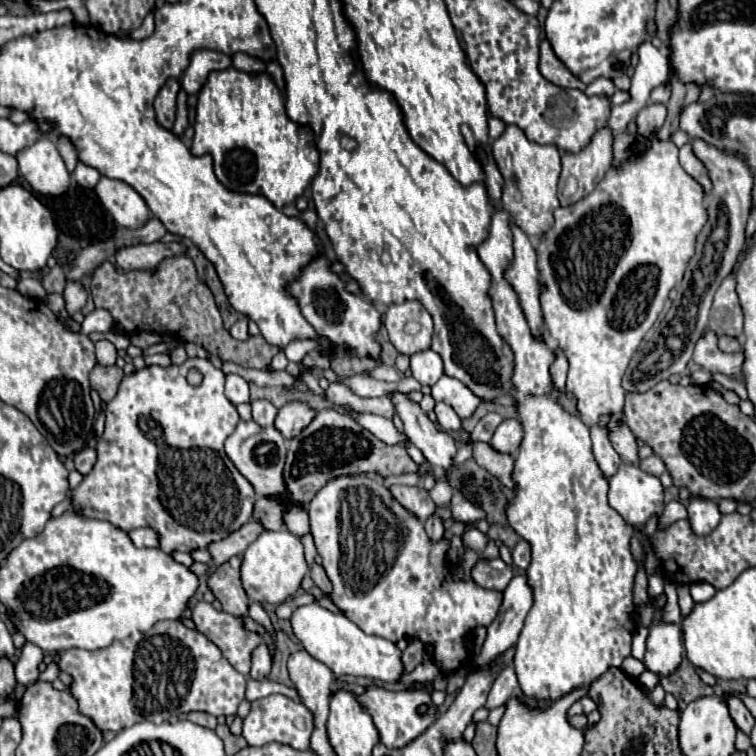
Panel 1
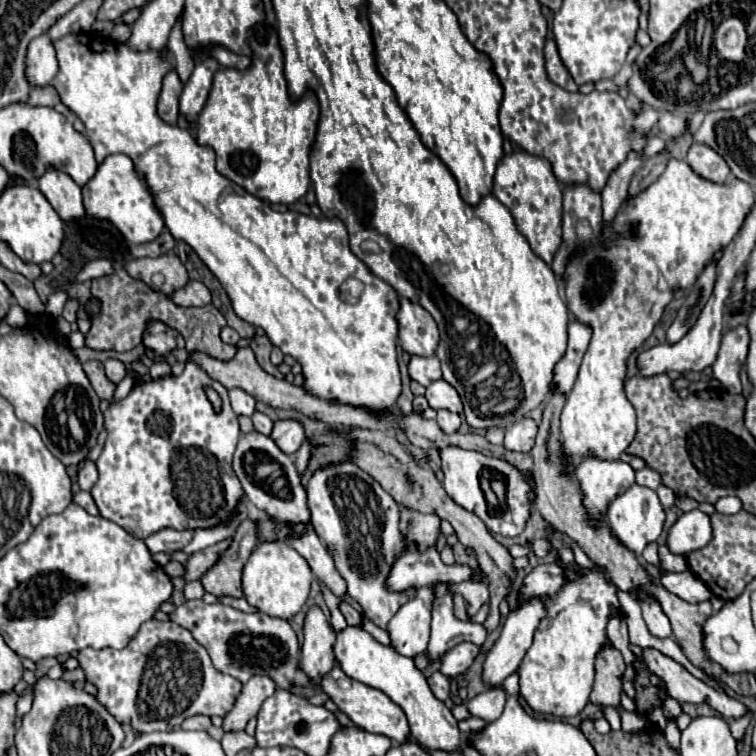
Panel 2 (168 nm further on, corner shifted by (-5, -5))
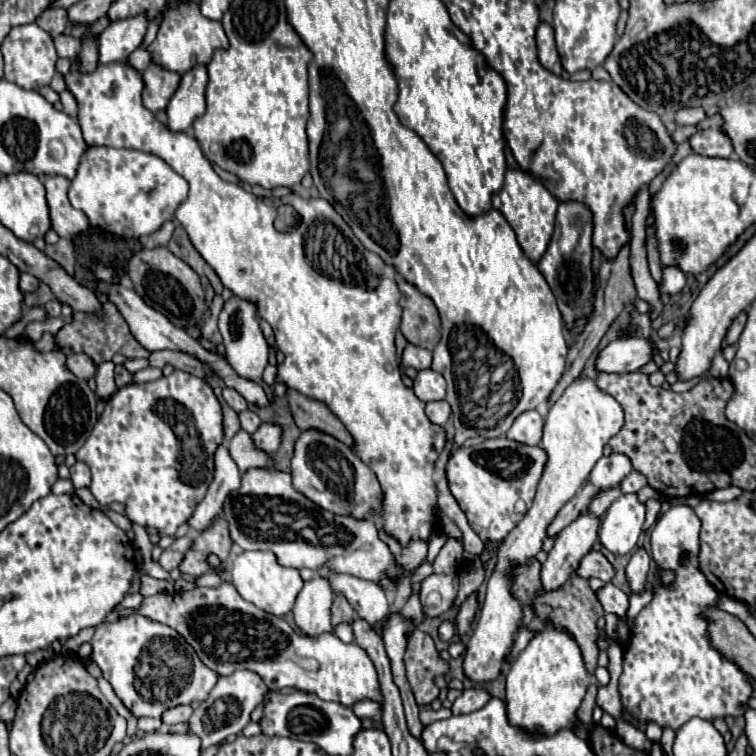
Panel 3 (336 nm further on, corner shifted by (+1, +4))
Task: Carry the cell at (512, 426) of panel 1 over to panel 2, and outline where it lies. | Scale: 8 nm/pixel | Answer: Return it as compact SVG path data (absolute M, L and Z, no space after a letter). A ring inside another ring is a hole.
M524 417L506 431L504 447L510 451L530 451L534 447L536 431L538 431L536 421L530 417Z

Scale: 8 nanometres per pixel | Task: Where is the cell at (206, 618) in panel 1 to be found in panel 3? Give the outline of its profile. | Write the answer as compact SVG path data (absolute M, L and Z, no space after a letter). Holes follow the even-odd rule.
M222 582L218 588L146 596L136 612L174 628L196 650L204 666L220 676L244 668L256 672L272 692L288 686L300 692L314 692L322 700L334 700L344 706L364 698L382 698L376 668L360 646L344 644L332 632L320 636L296 634L286 620L246 602L230 582Z

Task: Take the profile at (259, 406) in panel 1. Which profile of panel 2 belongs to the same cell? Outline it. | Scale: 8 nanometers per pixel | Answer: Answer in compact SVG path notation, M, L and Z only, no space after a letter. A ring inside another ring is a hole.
M256 411L256 413L252 415L252 421L254 421L254 429L256 429L258 433L264 433L264 435L268 435L268 433L272 431L272 425L274 425L274 421L272 421L268 415L264 415L264 413Z

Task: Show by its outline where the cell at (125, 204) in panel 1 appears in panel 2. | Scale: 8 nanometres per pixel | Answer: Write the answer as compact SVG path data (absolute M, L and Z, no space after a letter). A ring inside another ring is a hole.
M110 155L104 159L104 163L98 165L98 171L90 183L82 187L84 195L84 207L86 213L98 219L112 221L120 233L126 237L128 243L140 245L156 239L160 231L164 229L162 215L154 207L152 195L144 183L144 179L134 171L132 161L126 155Z

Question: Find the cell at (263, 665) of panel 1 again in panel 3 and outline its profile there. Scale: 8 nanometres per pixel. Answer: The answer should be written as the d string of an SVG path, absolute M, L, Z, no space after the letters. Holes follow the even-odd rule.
M238 670L238 672L232 672L230 676L220 676L216 686L208 694L208 698L200 702L198 708L194 708L192 718L186 722L188 734L194 734L202 740L202 746L200 746L202 752L208 746L220 744L230 734L240 734L244 726L250 722L252 710L264 700L266 692L268 688L264 686L262 678L250 670Z

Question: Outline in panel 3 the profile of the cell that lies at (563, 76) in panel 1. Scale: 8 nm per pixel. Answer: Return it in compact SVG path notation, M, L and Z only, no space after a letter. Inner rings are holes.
M542 22L542 26L538 26L536 30L536 48L538 48L538 60L544 68L548 68L554 74L562 72L562 64L560 64L560 56L556 50L556 42L554 42L554 30L550 24Z

